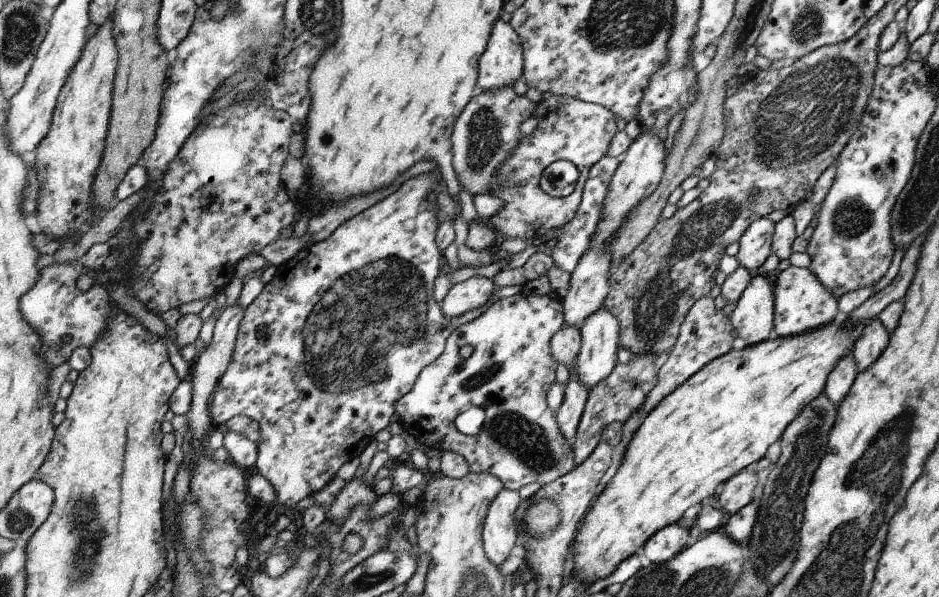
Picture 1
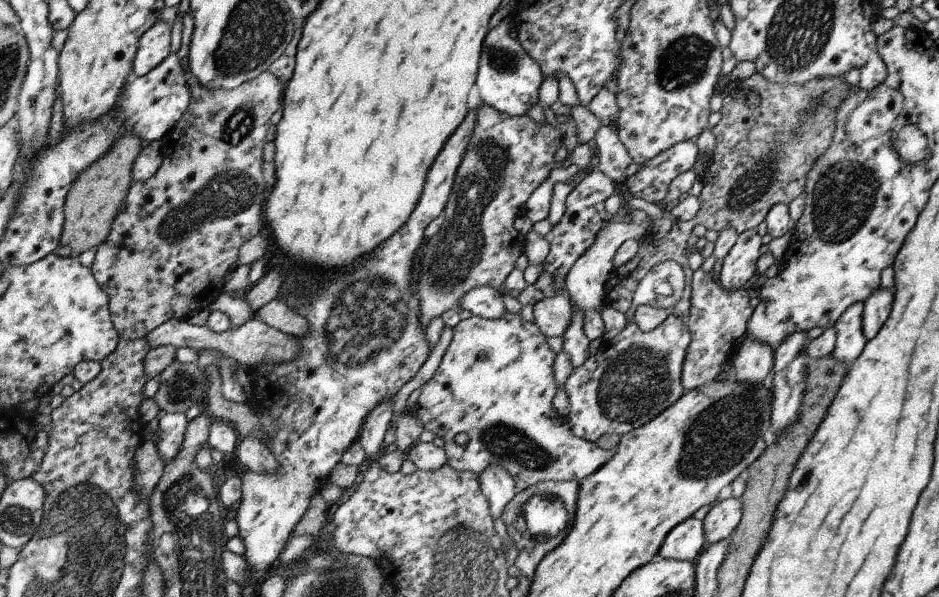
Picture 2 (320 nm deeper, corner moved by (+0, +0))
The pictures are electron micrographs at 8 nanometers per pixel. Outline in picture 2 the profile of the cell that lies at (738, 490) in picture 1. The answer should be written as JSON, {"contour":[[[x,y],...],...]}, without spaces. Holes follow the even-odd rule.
{"contour":[[[740,498],[719,499],[703,518],[706,546],[728,539],[742,520]]]}

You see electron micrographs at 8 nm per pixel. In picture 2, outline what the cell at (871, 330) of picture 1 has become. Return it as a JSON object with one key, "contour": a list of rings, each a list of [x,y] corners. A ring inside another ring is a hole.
{"contour":[[[880,286],[863,302],[863,333],[868,341],[886,322],[893,300],[893,291]]]}

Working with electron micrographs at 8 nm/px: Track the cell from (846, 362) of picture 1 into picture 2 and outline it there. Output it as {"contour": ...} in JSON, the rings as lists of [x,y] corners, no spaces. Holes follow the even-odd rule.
{"contour":[[[862,301],[849,306],[833,326],[836,331],[836,343],[832,356],[838,360],[851,364],[864,350],[867,338],[863,333]]]}

